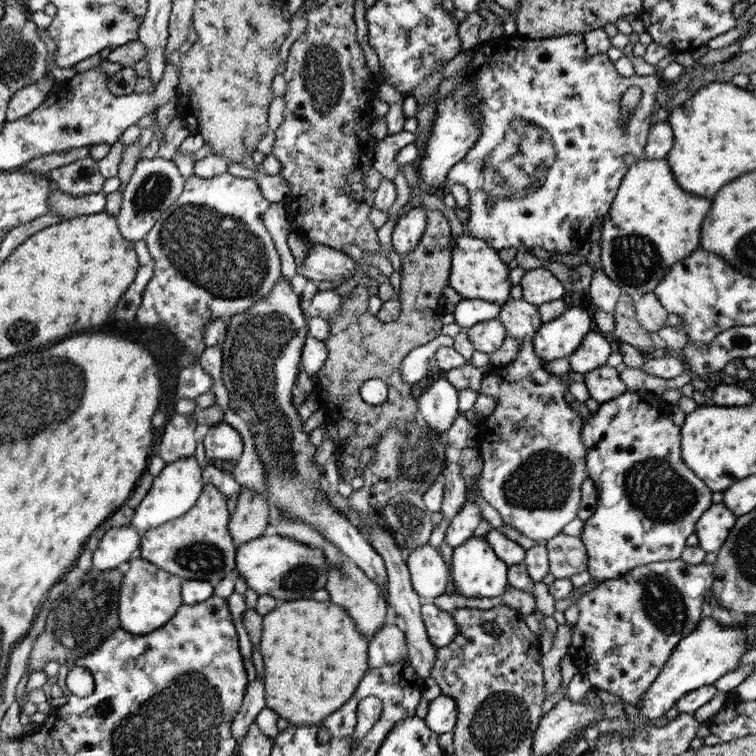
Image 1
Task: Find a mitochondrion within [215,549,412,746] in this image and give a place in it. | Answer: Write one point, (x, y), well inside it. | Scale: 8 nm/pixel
(299, 579)

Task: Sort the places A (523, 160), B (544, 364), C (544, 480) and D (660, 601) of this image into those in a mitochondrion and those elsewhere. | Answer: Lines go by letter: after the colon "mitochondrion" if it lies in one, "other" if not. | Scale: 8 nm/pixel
A: mitochondrion
B: other
C: mitochondrion
D: mitochondrion

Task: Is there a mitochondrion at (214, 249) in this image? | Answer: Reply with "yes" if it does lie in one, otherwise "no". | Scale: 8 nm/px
yes

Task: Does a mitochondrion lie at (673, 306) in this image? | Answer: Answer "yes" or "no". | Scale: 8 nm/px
no

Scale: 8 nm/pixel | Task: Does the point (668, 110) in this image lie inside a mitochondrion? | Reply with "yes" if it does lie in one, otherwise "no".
no

